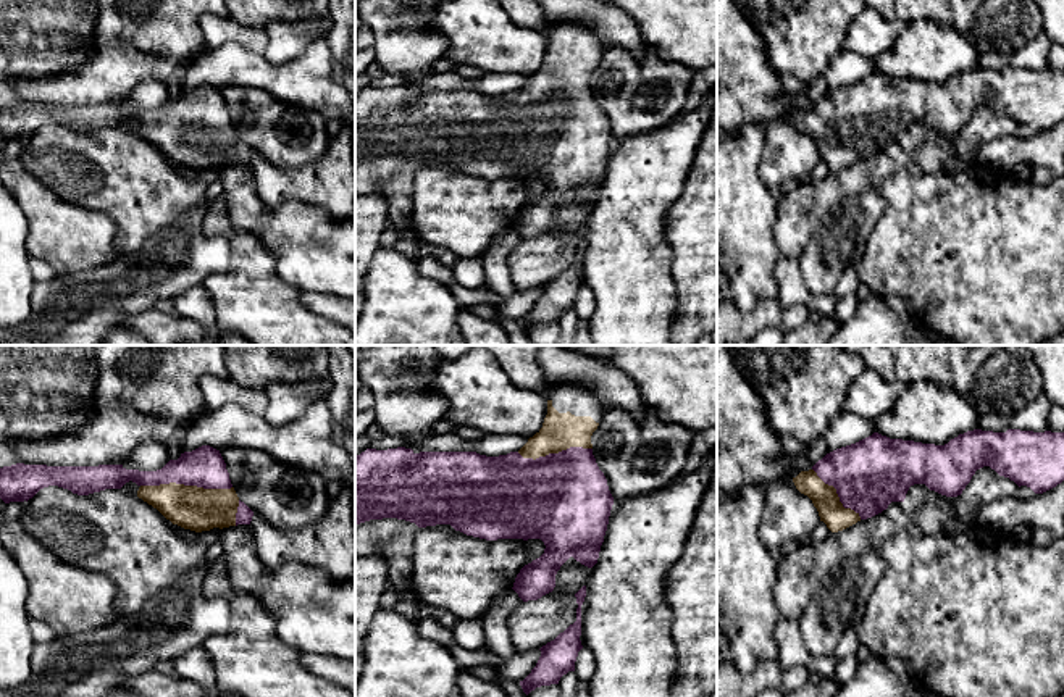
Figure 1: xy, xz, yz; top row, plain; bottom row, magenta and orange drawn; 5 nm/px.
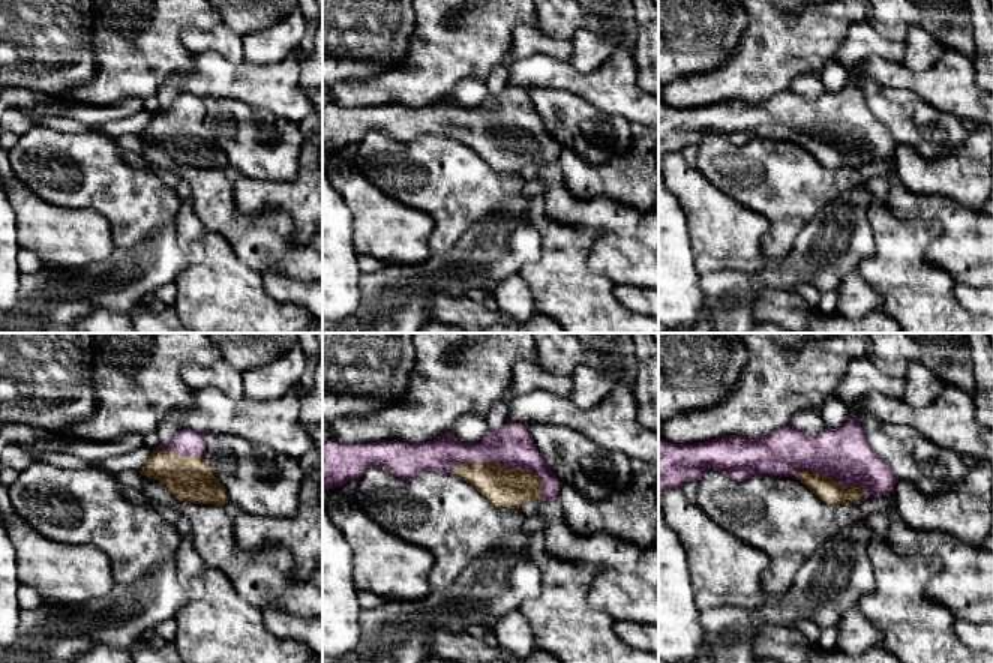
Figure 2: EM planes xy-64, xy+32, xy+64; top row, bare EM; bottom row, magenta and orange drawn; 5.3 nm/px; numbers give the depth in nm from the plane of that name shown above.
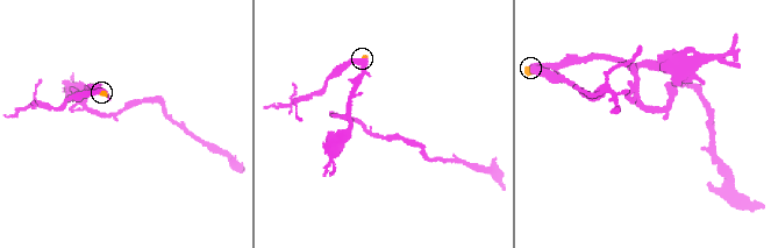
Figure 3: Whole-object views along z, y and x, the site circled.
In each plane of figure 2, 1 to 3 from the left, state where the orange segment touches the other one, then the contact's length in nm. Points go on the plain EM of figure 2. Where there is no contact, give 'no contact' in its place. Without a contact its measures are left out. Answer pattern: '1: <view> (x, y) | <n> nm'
1: xy-64 (179, 117) | 280 nm
2: xy+32 (506, 129) | 500 nm
3: xy+64 (833, 141) | 400 nm

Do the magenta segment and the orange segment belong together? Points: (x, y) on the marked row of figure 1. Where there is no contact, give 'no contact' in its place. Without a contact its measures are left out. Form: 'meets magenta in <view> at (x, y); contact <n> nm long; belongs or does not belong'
meets magenta in xy at (186, 484); contact 460 nm long; belongs

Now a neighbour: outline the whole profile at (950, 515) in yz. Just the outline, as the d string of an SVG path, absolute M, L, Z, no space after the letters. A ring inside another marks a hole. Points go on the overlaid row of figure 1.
M990 466L975 471L961 495L946 497L930 490L927 503L912 510L911 532L956 534L977 524L978 508L1007 497L1014 497L1019 486L1009 478L999 476Z

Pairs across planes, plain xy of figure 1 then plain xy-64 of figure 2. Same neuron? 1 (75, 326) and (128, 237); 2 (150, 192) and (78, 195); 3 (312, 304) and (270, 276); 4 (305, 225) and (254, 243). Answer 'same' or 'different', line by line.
1: different
2: same
3: same
4: same

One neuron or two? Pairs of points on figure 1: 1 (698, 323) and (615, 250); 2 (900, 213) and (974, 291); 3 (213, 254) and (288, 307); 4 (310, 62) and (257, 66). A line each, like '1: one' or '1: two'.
1: two
2: one
3: two
4: one

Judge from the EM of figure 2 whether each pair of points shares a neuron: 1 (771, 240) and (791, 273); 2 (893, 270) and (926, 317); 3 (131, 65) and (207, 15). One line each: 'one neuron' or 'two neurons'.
1: two neurons
2: one neuron
3: one neuron

